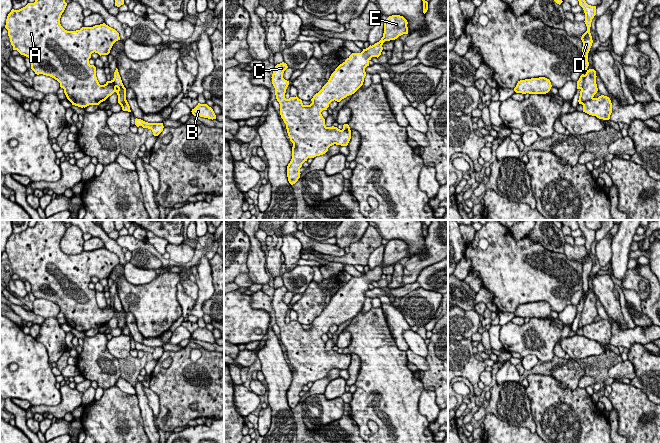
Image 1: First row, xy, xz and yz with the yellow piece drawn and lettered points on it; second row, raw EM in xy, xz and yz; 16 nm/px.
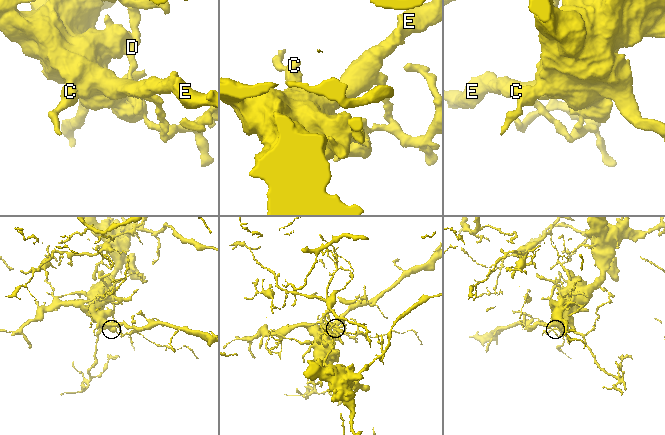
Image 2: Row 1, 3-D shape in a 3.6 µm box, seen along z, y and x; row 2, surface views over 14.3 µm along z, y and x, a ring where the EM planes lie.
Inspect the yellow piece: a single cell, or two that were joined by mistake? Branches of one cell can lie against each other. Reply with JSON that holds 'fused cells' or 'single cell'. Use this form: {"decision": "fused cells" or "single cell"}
{"decision": "fused cells"}

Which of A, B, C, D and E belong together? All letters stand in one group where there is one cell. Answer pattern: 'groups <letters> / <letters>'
groups A C E / B D

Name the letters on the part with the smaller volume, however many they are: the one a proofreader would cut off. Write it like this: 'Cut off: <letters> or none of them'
Cut off: B, D

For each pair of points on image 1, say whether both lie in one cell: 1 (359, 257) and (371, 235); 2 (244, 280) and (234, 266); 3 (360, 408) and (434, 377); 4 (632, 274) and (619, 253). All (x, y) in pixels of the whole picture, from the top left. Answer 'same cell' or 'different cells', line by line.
1: same cell
2: different cells
3: different cells
4: different cells

